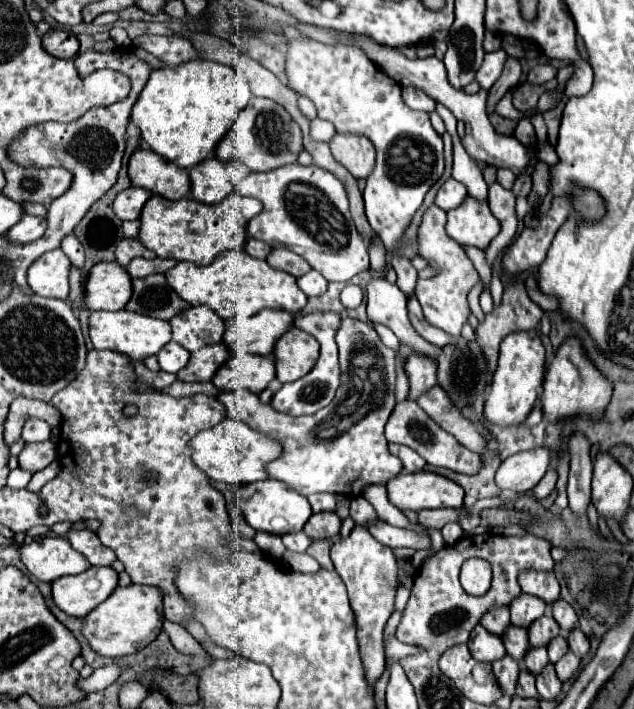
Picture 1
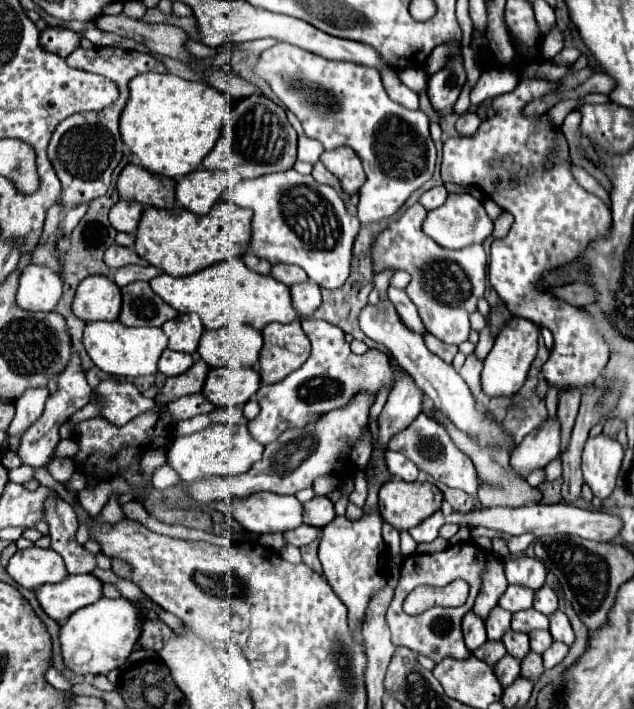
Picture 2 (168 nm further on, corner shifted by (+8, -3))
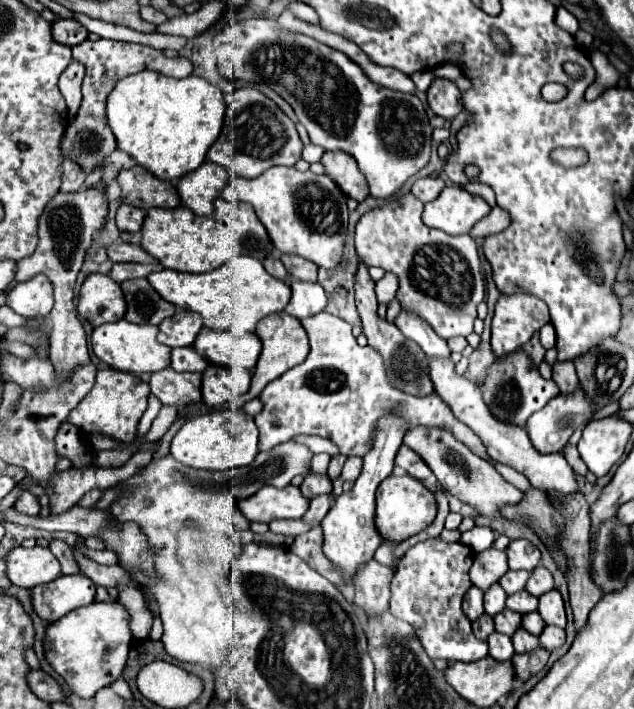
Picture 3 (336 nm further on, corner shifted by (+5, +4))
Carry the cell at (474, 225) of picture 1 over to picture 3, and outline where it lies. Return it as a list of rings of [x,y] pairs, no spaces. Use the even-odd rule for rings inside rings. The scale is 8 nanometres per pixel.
[[[450,185],[442,189],[438,199],[424,205],[422,221],[448,235],[464,235],[474,223],[486,217],[488,211],[490,207],[482,197],[468,193],[458,185]]]

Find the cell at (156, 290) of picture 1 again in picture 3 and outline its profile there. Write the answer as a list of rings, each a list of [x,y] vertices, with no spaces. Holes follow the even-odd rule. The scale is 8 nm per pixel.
[[[130,279],[122,285],[128,311],[126,319],[130,323],[138,325],[160,325],[166,317],[172,317],[176,307],[168,301],[164,301],[146,279]]]

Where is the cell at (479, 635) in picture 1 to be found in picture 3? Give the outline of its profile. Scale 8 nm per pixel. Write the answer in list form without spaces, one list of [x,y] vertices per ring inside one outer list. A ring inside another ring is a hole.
[[[472,585],[468,589],[468,593],[464,595],[464,613],[468,615],[470,621],[478,619],[482,613],[484,613],[484,607],[482,607],[482,595],[480,589],[476,589],[476,585]]]

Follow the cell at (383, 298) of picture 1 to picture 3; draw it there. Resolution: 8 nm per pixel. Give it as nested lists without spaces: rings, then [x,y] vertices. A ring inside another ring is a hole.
[[[430,359],[428,367],[430,367],[430,379],[434,383],[436,393],[448,403],[452,413],[456,417],[460,417],[460,421],[466,423],[482,439],[490,457],[494,457],[496,461],[510,465],[518,473],[526,475],[526,479],[532,483],[532,487],[536,487],[540,491],[546,491],[546,493],[556,491],[556,493],[566,495],[566,497],[578,491],[576,473],[572,471],[572,467],[568,465],[564,455],[562,453],[550,453],[550,455],[538,453],[534,449],[534,445],[530,443],[530,437],[524,429],[514,427],[514,425],[506,425],[506,423],[500,423],[498,419],[494,419],[490,409],[486,407],[486,403],[482,401],[480,387],[472,385],[464,375],[458,375],[454,371],[452,359]]]

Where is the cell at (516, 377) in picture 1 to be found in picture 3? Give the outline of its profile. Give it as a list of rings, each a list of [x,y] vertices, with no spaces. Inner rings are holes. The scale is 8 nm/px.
[[[532,293],[500,295],[492,319],[492,351],[504,357],[522,347],[542,325],[550,321],[548,307]]]

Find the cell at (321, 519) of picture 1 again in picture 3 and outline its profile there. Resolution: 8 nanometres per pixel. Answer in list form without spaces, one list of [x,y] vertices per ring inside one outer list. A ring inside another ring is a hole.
[[[310,471],[304,477],[304,481],[300,485],[300,491],[308,499],[312,499],[316,495],[322,495],[322,493],[332,493],[332,481],[330,481],[330,477],[326,473],[314,473],[314,471]]]

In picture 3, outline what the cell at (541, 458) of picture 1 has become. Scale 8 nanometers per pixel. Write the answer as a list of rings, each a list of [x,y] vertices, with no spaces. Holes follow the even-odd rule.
[[[576,389],[576,393],[566,393],[566,395],[556,395],[552,397],[540,411],[536,411],[526,425],[526,431],[530,435],[532,445],[540,451],[540,453],[556,453],[560,451],[568,439],[572,437],[572,433],[576,431],[576,427],[586,425],[592,419],[592,405],[588,405],[588,397],[584,397],[584,389]]]

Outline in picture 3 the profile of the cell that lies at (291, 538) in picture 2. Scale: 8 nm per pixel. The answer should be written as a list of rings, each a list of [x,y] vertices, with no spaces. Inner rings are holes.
[[[330,493],[328,497],[316,497],[316,499],[312,499],[312,501],[310,501],[310,509],[308,509],[306,515],[304,515],[304,521],[310,523],[312,527],[320,525],[320,521],[324,519],[324,515],[326,515],[328,509],[332,507],[332,503],[334,503],[334,495],[332,495],[332,493]]]

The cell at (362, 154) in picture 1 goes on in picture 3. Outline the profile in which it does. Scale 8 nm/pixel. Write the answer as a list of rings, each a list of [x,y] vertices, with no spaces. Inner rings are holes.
[[[324,153],[322,161],[324,171],[332,181],[340,187],[346,197],[356,201],[364,201],[368,197],[368,183],[366,177],[360,173],[356,161],[348,153]]]

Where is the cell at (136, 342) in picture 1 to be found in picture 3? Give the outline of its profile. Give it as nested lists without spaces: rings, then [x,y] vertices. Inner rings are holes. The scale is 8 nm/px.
[[[120,319],[116,323],[106,323],[94,329],[92,333],[92,349],[100,361],[104,361],[108,367],[128,373],[156,373],[164,367],[170,367],[170,351],[166,345],[158,343],[156,339],[158,327],[156,325],[134,325],[126,319]]]

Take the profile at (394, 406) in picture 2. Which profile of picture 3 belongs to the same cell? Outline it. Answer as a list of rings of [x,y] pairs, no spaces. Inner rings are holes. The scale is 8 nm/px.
[[[388,413],[380,421],[380,427],[376,429],[376,435],[374,435],[374,445],[368,451],[368,455],[364,455],[364,467],[362,467],[360,477],[356,479],[356,483],[350,491],[344,491],[334,501],[334,505],[330,507],[328,515],[322,521],[324,553],[332,563],[336,563],[342,569],[346,579],[350,579],[362,563],[370,561],[374,557],[376,549],[380,547],[382,537],[378,535],[376,525],[374,525],[374,509],[376,509],[374,493],[376,493],[378,485],[388,475],[392,475],[394,457],[396,457],[398,447],[402,445],[402,437],[404,437],[404,423],[406,421],[394,413]]]

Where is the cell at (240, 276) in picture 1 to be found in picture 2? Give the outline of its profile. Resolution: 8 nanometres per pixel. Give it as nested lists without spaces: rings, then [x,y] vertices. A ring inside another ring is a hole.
[[[231,258],[213,264],[187,278],[173,278],[169,274],[161,274],[153,278],[149,284],[153,292],[157,292],[177,312],[199,314],[207,330],[219,330],[223,326],[231,326],[233,322],[251,324],[257,330],[263,330],[271,322],[289,324],[297,320],[297,310],[291,304],[289,286],[275,280],[273,276],[249,270],[241,258]]]

